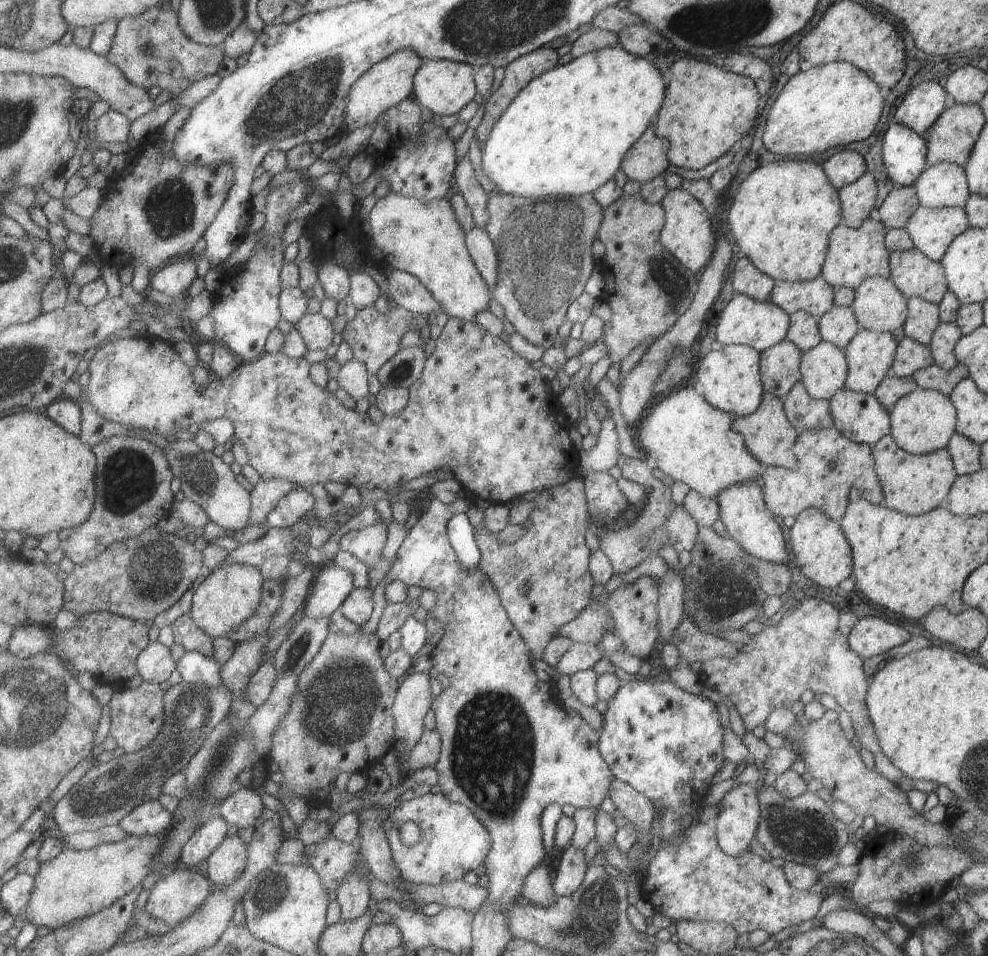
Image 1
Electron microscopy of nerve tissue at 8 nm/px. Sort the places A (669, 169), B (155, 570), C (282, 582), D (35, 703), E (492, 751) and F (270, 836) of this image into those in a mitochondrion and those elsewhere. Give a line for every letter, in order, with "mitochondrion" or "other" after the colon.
A: other
B: mitochondrion
C: other
D: mitochondrion
E: mitochondrion
F: other

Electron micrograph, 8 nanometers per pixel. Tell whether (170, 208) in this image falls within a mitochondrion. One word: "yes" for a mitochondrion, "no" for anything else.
yes

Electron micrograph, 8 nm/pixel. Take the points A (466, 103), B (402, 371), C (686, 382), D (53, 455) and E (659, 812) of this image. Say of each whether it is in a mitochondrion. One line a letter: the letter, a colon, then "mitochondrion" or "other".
A: other
B: mitochondrion
C: other
D: other
E: other

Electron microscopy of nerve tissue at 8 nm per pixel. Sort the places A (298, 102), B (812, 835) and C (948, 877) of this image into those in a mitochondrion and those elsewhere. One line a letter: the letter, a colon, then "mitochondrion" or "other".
A: mitochondrion
B: mitochondrion
C: other

